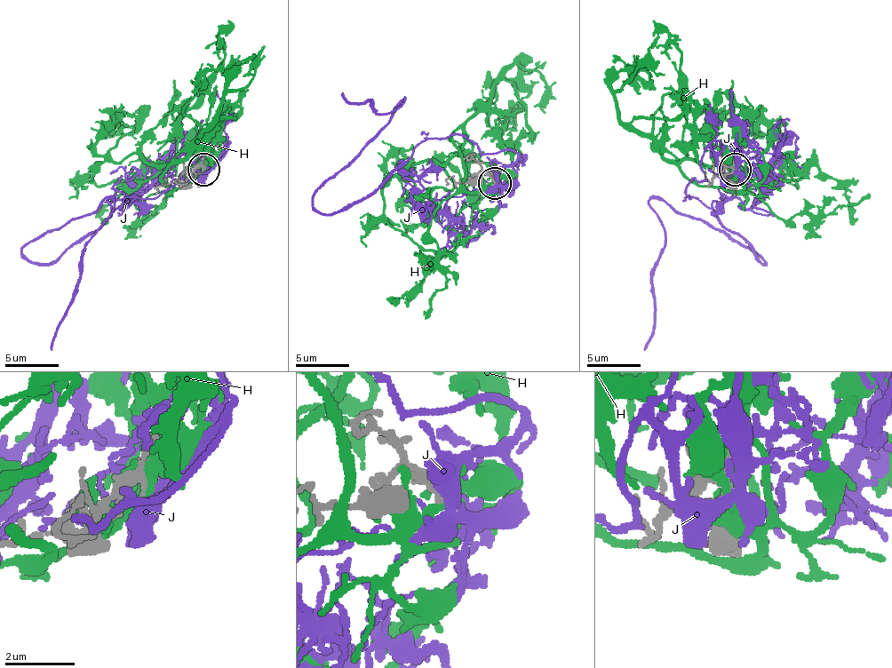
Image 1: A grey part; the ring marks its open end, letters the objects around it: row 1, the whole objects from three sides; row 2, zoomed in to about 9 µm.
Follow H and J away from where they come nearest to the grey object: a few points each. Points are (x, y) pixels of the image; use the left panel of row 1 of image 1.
H: (203, 171), (173, 190), (163, 179), (173, 161), (103, 163), (98, 185), (144, 166), (103, 209), (103, 225)
J: (203, 169), (155, 198), (128, 198), (50, 262), (31, 262), (23, 249), (111, 201), (87, 243), (52, 351)

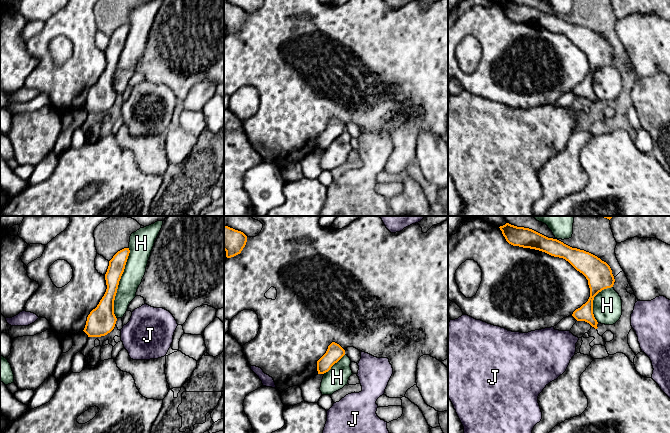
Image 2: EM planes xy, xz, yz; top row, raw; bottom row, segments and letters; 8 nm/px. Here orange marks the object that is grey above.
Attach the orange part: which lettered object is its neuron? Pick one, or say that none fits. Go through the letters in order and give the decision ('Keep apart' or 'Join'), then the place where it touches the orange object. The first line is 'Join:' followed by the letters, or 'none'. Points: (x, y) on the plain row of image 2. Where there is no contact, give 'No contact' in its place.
Join: J
H: Keep apart. Touches orange at xy (118, 59)
J: Join. No contact

